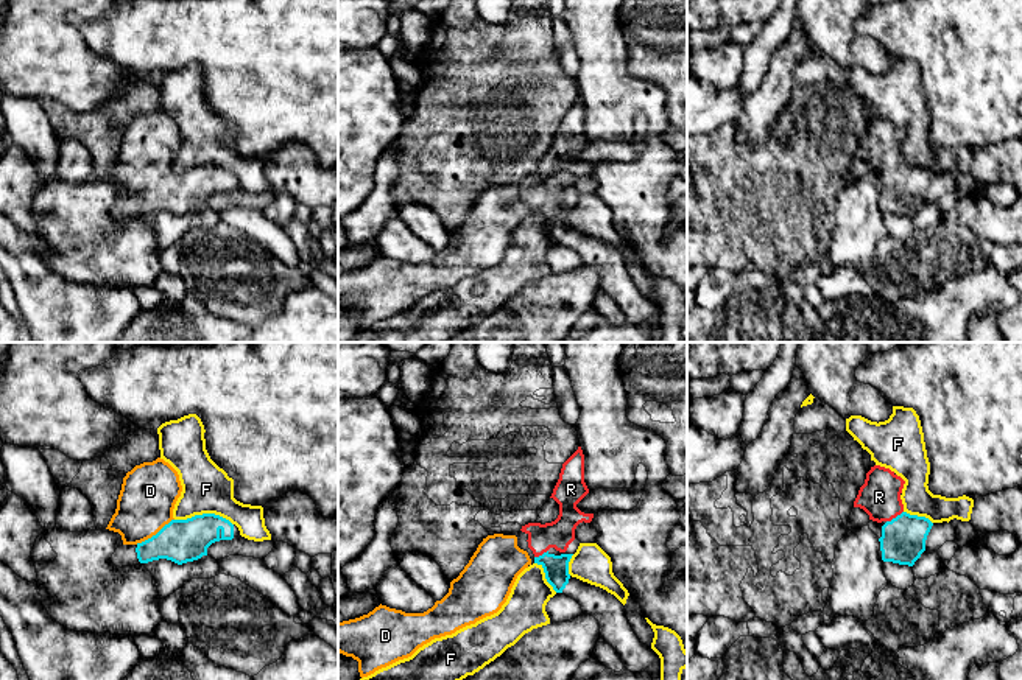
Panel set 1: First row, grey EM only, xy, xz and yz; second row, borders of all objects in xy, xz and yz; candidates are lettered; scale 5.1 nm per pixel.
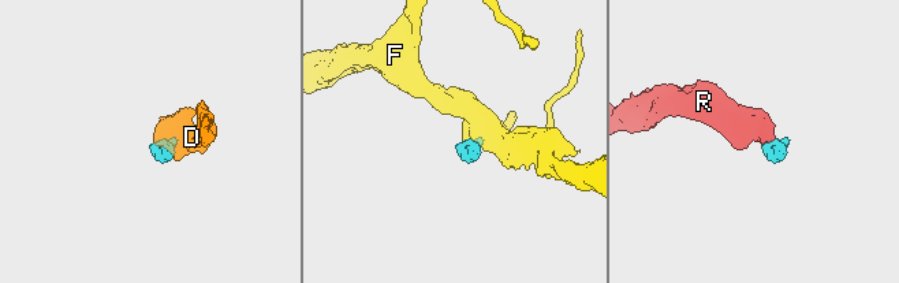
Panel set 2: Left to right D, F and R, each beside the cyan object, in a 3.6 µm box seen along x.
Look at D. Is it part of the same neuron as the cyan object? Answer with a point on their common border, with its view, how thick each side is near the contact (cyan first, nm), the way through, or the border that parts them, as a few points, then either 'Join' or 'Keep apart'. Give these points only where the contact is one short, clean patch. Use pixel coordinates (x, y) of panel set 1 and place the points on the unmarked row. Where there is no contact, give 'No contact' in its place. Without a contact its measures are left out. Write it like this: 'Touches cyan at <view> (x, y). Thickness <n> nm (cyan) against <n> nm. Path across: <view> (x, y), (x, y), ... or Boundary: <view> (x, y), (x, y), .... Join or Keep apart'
Touches cyan at xy (156, 185). Thickness 220 nm (cyan) against 300 nm. Path across: xy (181, 192), (156, 185), (150, 176), (150, 142). Join

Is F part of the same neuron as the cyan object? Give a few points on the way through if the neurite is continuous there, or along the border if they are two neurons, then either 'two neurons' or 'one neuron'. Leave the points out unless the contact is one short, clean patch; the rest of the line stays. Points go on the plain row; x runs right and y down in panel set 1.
border along xy (175, 170), (218, 165), (232, 176); two neurons

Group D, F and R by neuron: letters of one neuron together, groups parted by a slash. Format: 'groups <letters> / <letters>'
groups D R / F

